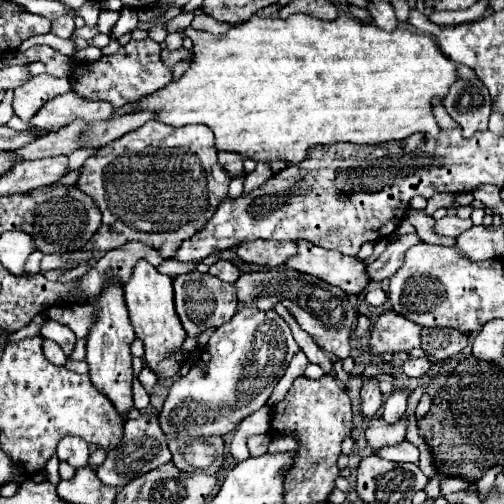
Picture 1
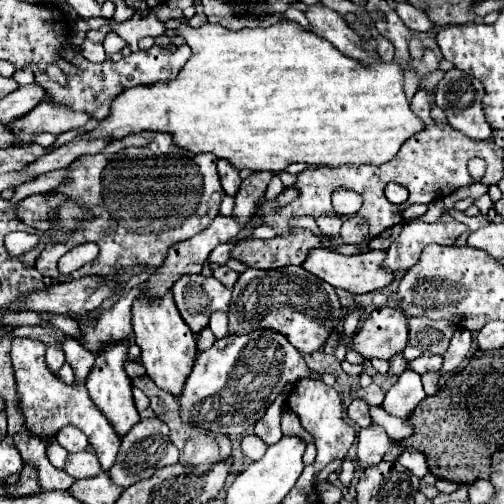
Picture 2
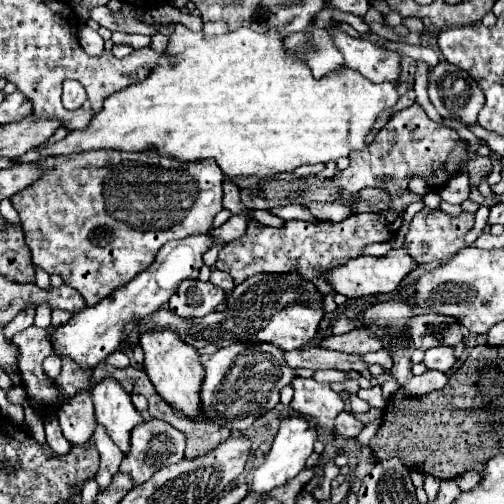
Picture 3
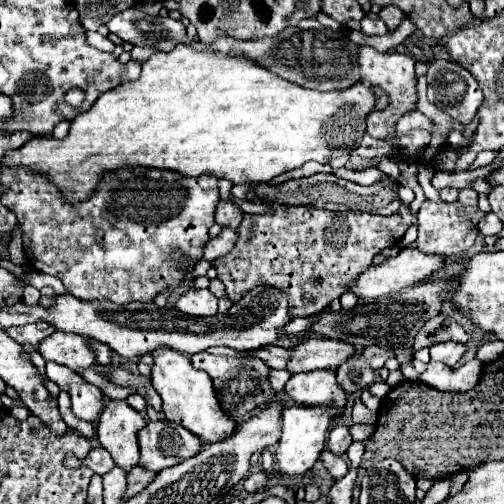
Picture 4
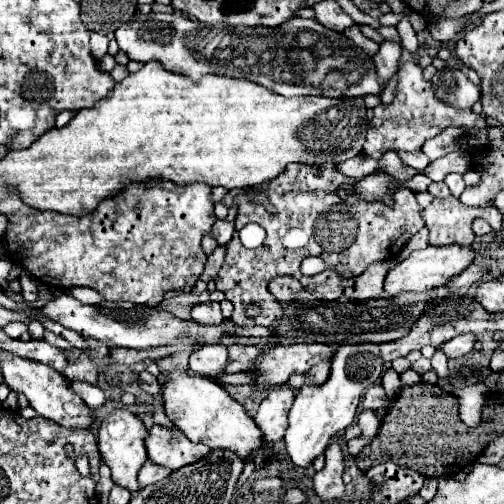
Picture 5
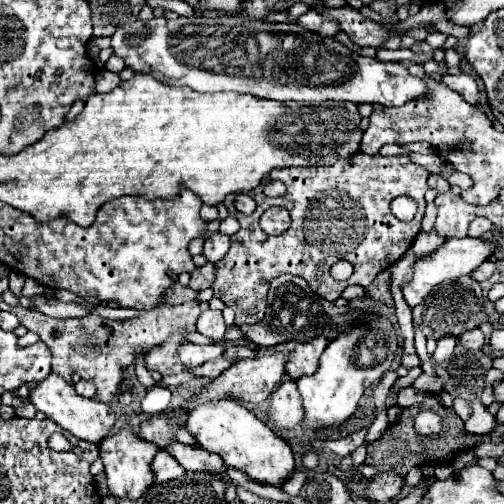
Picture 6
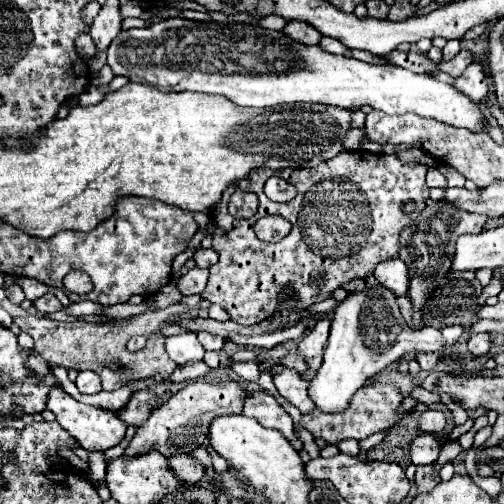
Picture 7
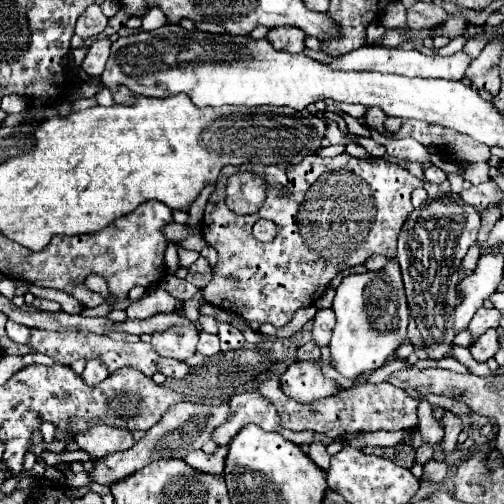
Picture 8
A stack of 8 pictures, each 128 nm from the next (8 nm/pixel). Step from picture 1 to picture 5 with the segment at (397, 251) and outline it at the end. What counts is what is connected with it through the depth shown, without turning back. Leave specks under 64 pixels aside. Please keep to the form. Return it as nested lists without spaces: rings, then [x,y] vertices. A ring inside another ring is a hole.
[[[434,198],[434,202],[422,212],[426,228],[430,230],[430,244],[460,244],[470,246],[474,242],[472,222],[474,218],[484,218],[496,232],[502,230],[502,212],[488,204],[484,208],[472,208],[460,204],[458,198]]]

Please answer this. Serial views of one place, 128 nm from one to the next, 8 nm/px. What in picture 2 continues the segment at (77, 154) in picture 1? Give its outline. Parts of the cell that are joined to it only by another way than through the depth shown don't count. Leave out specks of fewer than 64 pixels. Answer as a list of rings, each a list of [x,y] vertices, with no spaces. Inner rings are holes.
[[[56,170],[56,172],[50,172],[50,174],[44,174],[44,176],[38,176],[34,180],[30,180],[30,184],[24,184],[20,188],[14,190],[14,196],[10,198],[14,204],[18,204],[20,200],[24,200],[26,196],[32,196],[32,194],[44,194],[44,192],[52,192],[58,188],[58,184],[64,180],[64,174],[66,170]]]

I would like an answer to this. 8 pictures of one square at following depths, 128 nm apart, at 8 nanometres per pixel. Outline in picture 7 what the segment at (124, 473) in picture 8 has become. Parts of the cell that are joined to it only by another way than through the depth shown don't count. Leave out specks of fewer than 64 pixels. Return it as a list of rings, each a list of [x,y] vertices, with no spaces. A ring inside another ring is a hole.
[[[232,380],[220,384],[188,382],[166,404],[160,404],[152,412],[152,416],[138,428],[136,436],[126,446],[124,456],[142,456],[152,450],[158,450],[166,458],[176,454],[188,454],[190,450],[208,442],[208,424],[212,424],[216,416],[230,416],[242,412],[242,398],[244,388]]]

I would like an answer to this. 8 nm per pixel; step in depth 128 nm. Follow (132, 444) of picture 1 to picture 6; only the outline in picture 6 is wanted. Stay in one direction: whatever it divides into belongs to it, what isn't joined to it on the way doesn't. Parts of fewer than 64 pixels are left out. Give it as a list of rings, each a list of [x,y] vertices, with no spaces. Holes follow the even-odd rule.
[[[180,442],[172,444],[166,448],[166,452],[170,452],[176,460],[180,460],[180,464],[188,470],[188,472],[208,472],[212,476],[222,476],[226,482],[230,480],[226,474],[226,464],[222,462],[220,456],[206,452],[204,448],[192,448],[192,446],[184,446]]]

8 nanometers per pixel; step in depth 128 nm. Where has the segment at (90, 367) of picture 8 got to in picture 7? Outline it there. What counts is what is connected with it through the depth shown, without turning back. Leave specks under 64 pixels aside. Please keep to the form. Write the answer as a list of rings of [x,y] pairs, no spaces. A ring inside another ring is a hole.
[[[84,370],[84,372],[78,372],[78,378],[76,378],[76,386],[82,394],[96,394],[102,390],[100,386],[100,376],[96,376],[96,372],[92,370]]]

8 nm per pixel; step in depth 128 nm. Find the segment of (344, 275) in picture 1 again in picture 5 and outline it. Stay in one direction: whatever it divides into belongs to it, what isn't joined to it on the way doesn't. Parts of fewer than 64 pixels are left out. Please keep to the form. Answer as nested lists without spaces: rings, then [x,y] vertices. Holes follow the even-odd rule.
[[[448,244],[448,246],[426,246],[424,250],[412,252],[406,260],[402,260],[392,272],[388,272],[384,290],[388,296],[398,296],[400,292],[428,292],[432,288],[438,288],[464,272],[476,258],[476,250],[472,246],[460,246],[460,244]]]

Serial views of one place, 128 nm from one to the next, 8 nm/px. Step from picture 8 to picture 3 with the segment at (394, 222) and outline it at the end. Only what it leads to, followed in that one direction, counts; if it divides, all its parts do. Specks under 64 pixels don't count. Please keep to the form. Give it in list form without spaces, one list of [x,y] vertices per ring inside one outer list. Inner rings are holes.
[[[352,214],[342,222],[288,220],[280,228],[264,226],[256,220],[250,220],[244,236],[240,240],[226,244],[220,250],[216,268],[228,272],[234,280],[234,286],[260,272],[266,274],[296,272],[306,280],[312,280],[318,292],[326,296],[334,294],[334,288],[328,284],[328,272],[332,272],[332,268],[338,268],[340,264],[346,264],[348,260],[362,256],[362,250],[372,242],[390,240],[394,240],[394,230],[390,230],[390,222],[384,220],[384,216],[380,214]]]

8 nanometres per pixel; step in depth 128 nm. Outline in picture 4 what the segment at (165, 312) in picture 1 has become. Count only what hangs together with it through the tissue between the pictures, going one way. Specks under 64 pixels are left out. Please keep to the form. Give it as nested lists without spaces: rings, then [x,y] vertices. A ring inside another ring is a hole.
[[[160,348],[152,356],[154,356],[152,384],[162,398],[166,420],[182,424],[186,430],[192,430],[206,444],[214,444],[232,436],[238,424],[220,408],[220,402],[216,400],[216,390],[212,388],[212,380],[208,378],[208,374],[196,370],[186,354],[170,348]]]

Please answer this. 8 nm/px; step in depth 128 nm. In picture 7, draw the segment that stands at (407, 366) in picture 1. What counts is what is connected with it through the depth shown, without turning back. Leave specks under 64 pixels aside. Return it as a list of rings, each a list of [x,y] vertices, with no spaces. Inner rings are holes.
[[[476,334],[476,336],[470,336],[470,340],[468,340],[468,350],[474,356],[478,356],[478,358],[486,356],[488,350],[490,350],[490,346],[492,346],[490,334]]]

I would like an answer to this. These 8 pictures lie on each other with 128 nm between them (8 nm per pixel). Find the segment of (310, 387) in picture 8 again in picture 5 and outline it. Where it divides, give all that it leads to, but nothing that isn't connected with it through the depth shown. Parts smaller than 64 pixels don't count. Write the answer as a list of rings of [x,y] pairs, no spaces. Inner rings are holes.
[[[278,386],[270,390],[270,394],[262,400],[254,420],[258,428],[264,430],[266,444],[282,440],[288,428],[288,412],[292,408],[292,402],[294,402],[294,390],[288,386]]]

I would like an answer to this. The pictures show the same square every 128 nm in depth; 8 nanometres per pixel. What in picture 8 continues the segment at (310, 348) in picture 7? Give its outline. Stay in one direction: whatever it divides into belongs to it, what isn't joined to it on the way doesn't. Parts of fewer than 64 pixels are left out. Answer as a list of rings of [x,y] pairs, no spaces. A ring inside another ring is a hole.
[[[318,310],[314,316],[314,328],[312,328],[312,340],[320,346],[328,346],[330,336],[334,328],[334,310]]]

